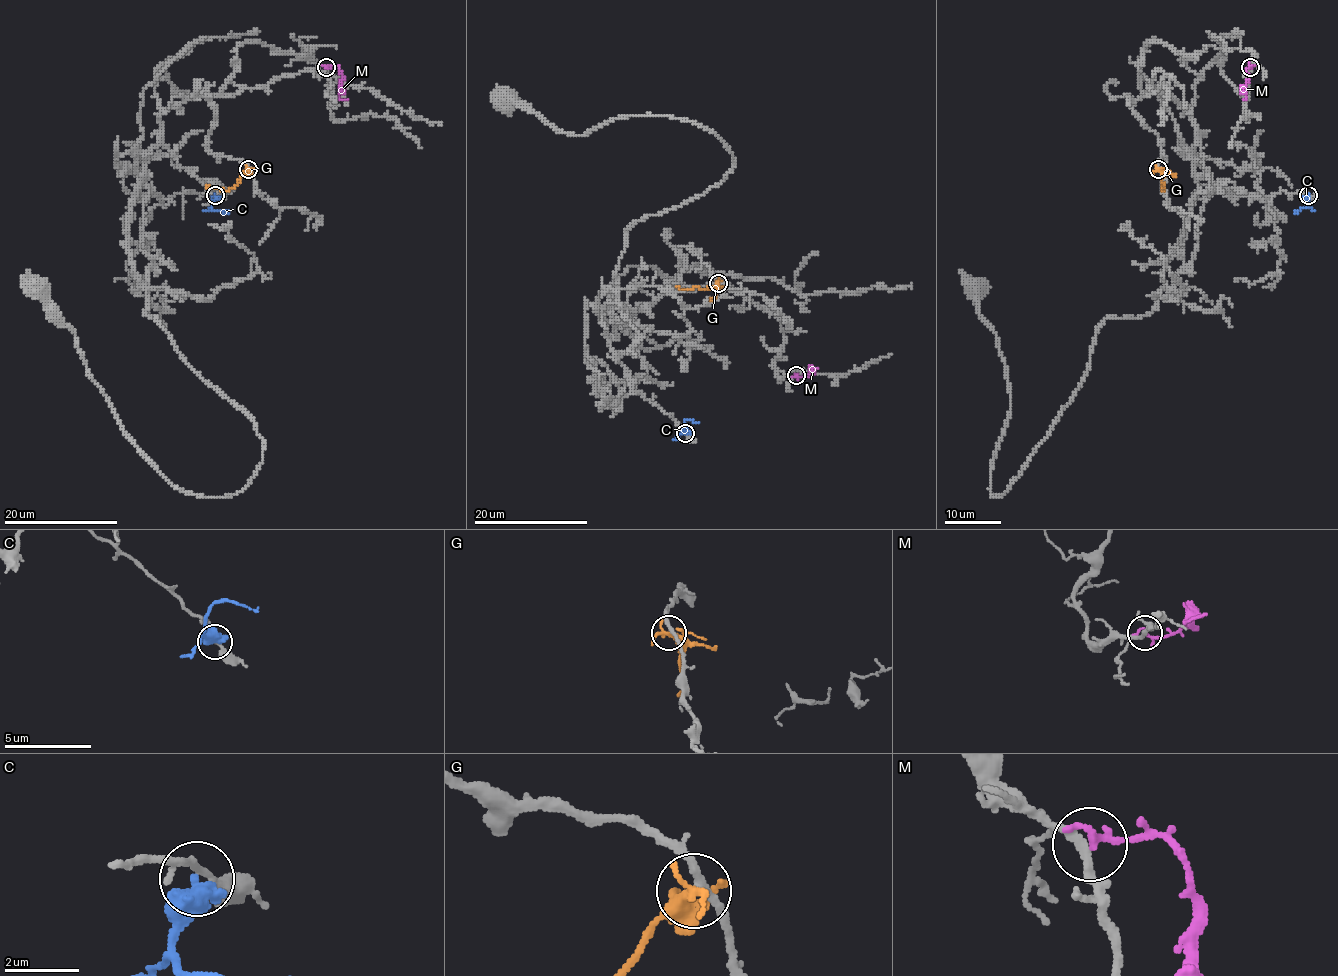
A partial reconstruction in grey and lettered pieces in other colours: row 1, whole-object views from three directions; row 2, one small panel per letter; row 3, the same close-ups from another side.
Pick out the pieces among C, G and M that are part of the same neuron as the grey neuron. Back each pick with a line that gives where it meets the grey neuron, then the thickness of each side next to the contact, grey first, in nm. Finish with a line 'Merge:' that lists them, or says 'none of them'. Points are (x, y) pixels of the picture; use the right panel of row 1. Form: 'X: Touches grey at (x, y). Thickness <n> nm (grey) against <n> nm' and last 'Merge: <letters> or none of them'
Merge: none of them

